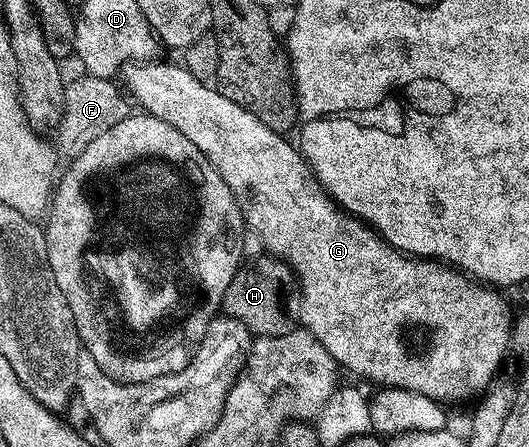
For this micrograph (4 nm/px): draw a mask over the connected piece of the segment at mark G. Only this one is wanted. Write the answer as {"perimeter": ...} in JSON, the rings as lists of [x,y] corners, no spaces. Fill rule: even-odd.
{"perimeter":[[[133,61],[128,65],[122,66],[119,72],[119,79],[123,84],[124,90],[128,92],[136,106],[137,103],[141,106],[138,108],[144,114],[151,117],[159,117],[159,121],[167,121],[167,125],[171,125],[171,129],[179,129],[179,133],[183,133],[183,137],[187,137],[187,141],[191,141],[191,145],[195,145],[195,149],[199,149],[199,153],[203,153],[203,157],[207,157],[207,161],[216,169],[219,177],[223,177],[227,189],[231,189],[231,193],[241,210],[241,215],[245,218],[246,228],[259,233],[262,248],[268,254],[276,255],[278,259],[285,260],[292,267],[296,282],[298,284],[301,282],[300,326],[315,336],[319,341],[319,345],[323,345],[323,349],[327,349],[327,353],[331,353],[331,357],[337,362],[338,368],[345,370],[346,367],[351,374],[358,375],[361,379],[370,379],[373,383],[381,383],[377,385],[382,388],[398,387],[399,389],[407,389],[415,393],[423,393],[427,397],[438,401],[461,399],[468,391],[481,393],[485,390],[489,380],[498,373],[501,367],[499,366],[501,358],[504,357],[505,351],[508,352],[510,350],[511,314],[509,315],[508,305],[497,296],[500,294],[496,290],[470,283],[464,276],[458,275],[447,265],[442,265],[436,261],[418,261],[416,258],[408,257],[398,251],[396,247],[390,247],[372,227],[335,206],[325,188],[318,183],[313,172],[309,170],[309,165],[305,162],[304,155],[294,144],[292,147],[285,140],[288,138],[282,132],[267,129],[267,125],[263,125],[263,121],[259,121],[259,117],[255,117],[255,113],[247,113],[239,105],[235,105],[235,101],[223,97],[216,86],[203,81],[195,81],[195,77],[191,77],[191,73],[187,73],[187,69],[180,62],[153,62]]]}

